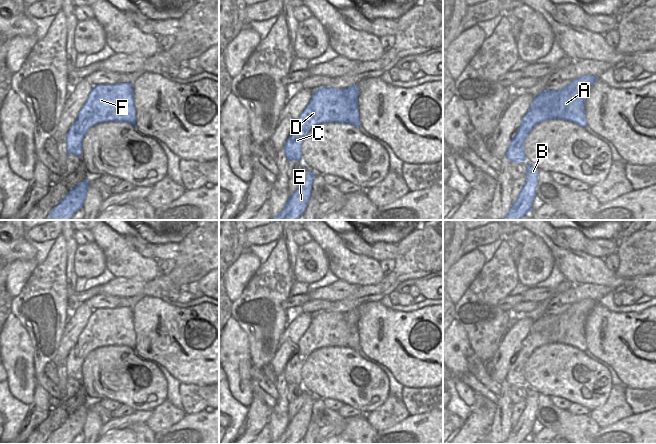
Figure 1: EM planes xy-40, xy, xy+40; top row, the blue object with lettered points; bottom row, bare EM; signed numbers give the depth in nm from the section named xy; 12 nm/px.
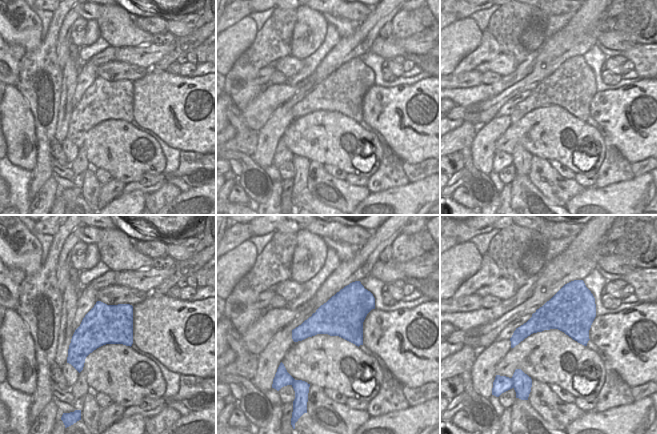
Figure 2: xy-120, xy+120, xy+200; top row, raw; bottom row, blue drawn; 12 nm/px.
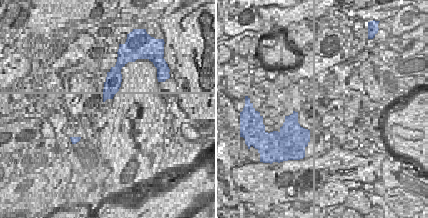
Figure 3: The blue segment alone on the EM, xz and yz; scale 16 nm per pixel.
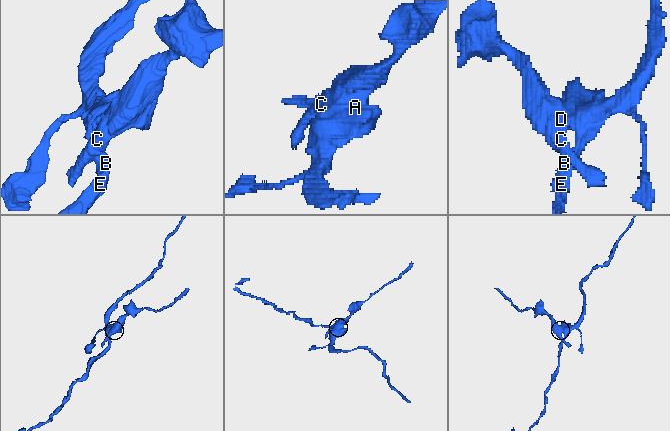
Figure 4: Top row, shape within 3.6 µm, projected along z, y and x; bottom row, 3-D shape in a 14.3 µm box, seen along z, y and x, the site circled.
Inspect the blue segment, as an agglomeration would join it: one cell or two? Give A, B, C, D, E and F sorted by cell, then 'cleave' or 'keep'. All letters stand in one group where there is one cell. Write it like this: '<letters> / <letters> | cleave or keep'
A B E / C D F | cleave

